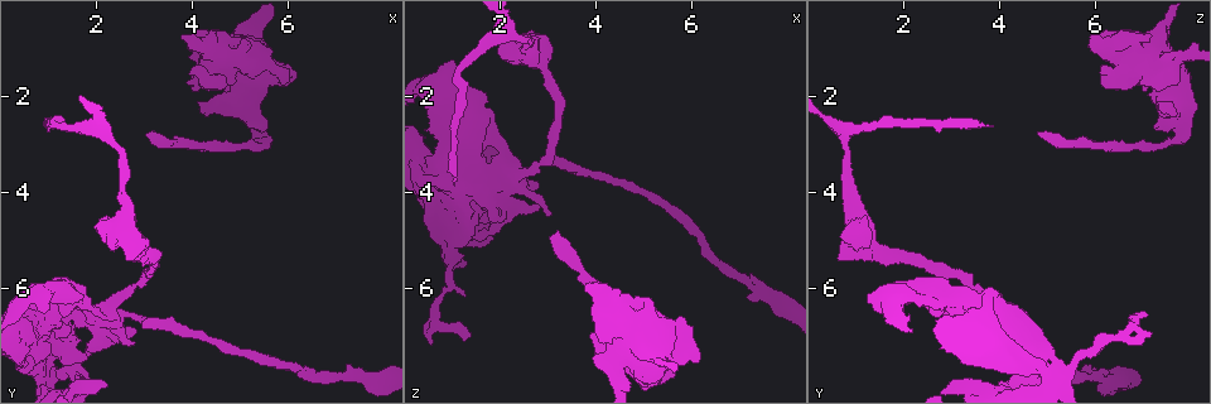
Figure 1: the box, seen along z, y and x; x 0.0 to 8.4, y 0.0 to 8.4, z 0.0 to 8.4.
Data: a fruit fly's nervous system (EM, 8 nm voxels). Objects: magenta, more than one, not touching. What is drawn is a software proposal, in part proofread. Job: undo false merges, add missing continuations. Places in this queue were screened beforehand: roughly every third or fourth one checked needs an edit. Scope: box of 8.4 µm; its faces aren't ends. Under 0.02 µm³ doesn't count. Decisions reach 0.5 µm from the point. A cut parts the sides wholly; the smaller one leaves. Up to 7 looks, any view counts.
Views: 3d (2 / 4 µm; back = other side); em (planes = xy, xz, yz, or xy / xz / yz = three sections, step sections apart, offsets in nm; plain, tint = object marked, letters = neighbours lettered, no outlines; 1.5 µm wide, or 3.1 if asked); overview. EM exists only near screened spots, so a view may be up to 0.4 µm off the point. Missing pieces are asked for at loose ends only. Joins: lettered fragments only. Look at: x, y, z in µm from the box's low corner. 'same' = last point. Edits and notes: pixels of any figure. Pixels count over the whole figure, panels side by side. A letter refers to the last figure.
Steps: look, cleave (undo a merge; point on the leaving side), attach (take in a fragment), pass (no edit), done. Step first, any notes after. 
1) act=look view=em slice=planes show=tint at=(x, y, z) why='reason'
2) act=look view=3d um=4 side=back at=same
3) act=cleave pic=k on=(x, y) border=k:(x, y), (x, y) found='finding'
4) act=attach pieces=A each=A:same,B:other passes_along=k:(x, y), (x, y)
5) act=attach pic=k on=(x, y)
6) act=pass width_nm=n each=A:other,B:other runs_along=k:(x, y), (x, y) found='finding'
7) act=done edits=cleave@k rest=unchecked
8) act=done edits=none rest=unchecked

act=look view=3d um=4 at=(7.40, 7.80, 6.00) why='sudden change in width'

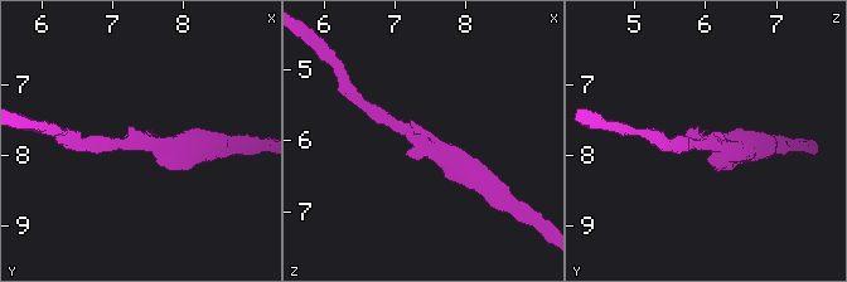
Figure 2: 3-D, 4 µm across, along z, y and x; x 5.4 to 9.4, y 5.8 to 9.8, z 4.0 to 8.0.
act=look view=em slice=yz step=8 show=letters at=(7.40, 7.75, 6.00) arm_widths_nm=220,400 why='now the EM'

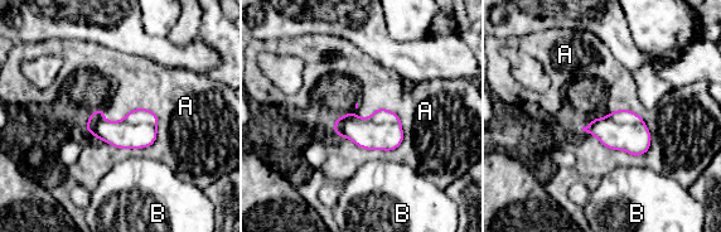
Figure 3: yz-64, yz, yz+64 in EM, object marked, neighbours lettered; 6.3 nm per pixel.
act=pass each=A:other,B:other border=3:(354, 111), (391, 110), (402, 143) found='one neuron here'

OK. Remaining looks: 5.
act=look view=em slice=xy step=4 show=tint at=(2.45, 3.05, 0.80) why='branch point'

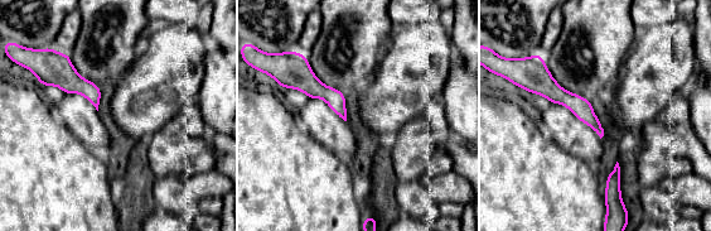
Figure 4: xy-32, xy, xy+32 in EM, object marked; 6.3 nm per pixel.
act=look view=em slice=xy step=4 show=letters at=same

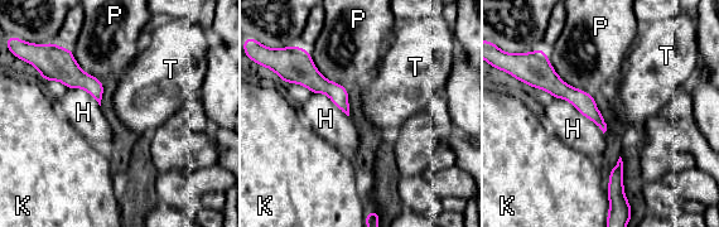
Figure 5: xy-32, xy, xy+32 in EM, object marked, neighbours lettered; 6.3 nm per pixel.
act=pass width_nm=50 each=H:other,K:other,P:other,T:other runs_along=5:(540, 82), (575, 96), (603, 126) found='continuous, no second neuron'

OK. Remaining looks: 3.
act=look view=em slice=xz step=4 show=tint at=(3.00, 5.25, 1.50) why='thick turns thin'

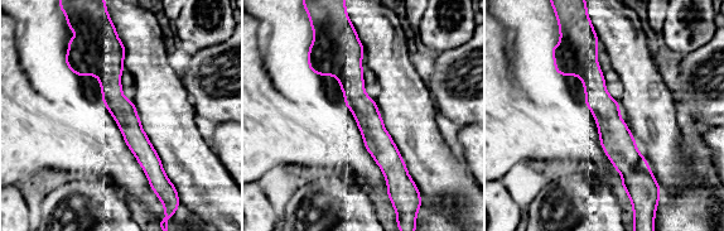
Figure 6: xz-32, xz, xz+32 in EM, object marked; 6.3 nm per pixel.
act=look view=em slice=yz step=4 show=letters at=same

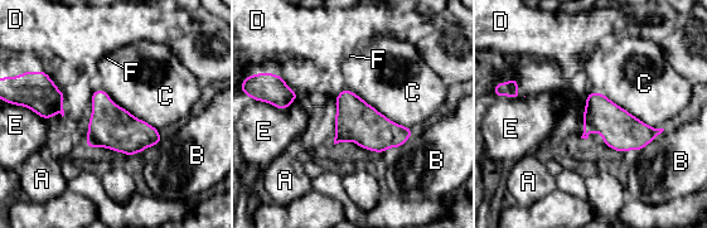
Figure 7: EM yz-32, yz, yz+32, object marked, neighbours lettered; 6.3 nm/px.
act=pass each=A:other,B:other,C:other,D:other,E:other,F:other border=7:(8, 102), (44, 119), (62, 117) found='one neuron here'

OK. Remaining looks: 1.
act=done edits=none rest=unchecked

